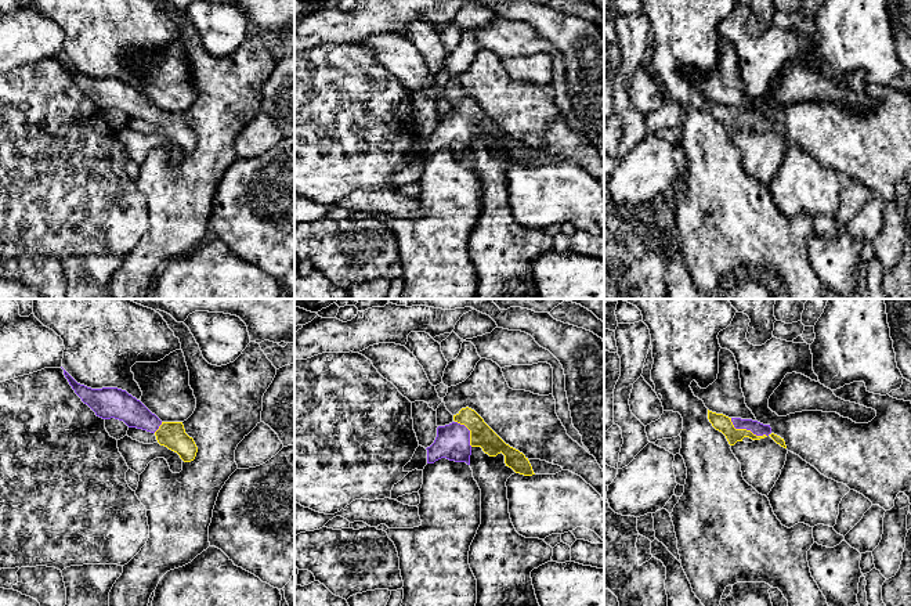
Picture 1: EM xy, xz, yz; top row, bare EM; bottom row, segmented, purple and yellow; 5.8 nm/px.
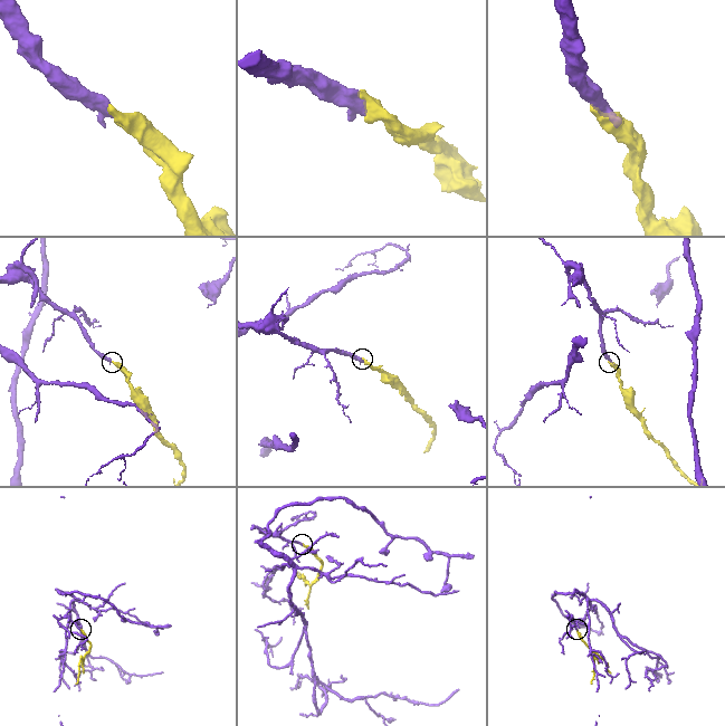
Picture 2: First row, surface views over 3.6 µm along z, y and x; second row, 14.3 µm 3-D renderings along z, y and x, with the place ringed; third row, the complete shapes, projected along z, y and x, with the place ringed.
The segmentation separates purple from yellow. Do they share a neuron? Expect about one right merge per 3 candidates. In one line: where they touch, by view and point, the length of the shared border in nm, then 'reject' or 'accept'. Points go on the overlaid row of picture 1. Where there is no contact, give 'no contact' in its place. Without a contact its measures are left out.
meets purple in yz at (748, 429); contact 260 nm long; accept

